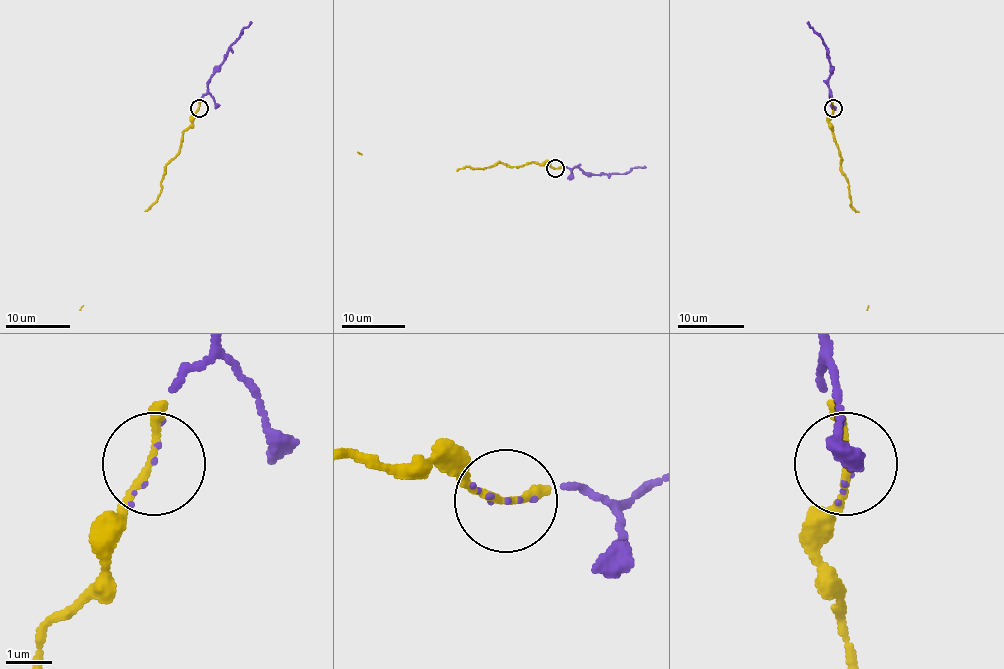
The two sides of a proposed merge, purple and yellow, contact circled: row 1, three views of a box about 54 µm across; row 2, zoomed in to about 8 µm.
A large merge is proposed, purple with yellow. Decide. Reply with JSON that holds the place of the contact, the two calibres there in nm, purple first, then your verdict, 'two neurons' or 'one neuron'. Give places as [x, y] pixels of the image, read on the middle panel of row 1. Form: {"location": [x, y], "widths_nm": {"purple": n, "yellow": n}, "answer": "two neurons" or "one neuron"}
{"location": [555, 168], "widths_nm": {"purple": 50, "yellow": 130}, "answer": "one neuron"}

